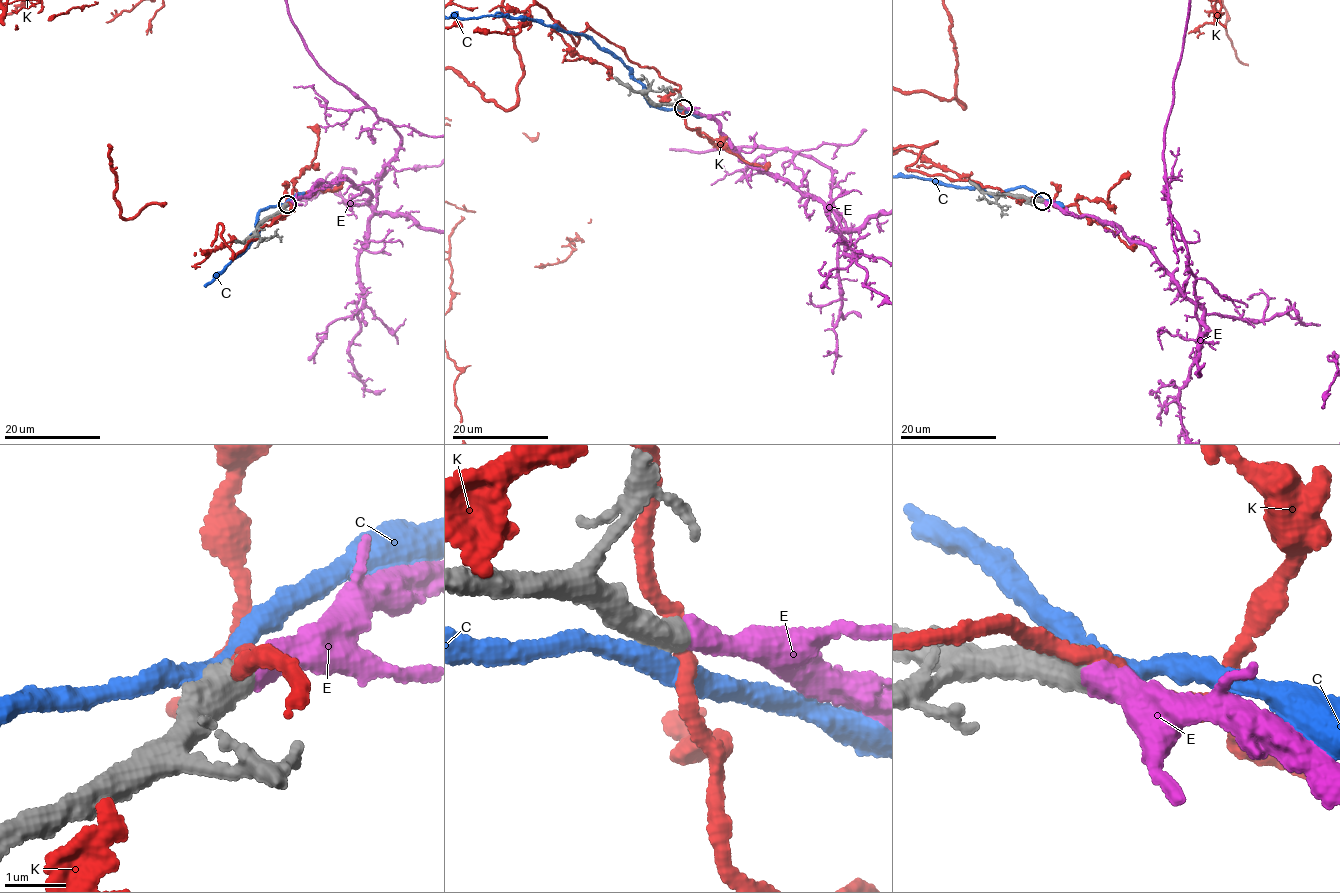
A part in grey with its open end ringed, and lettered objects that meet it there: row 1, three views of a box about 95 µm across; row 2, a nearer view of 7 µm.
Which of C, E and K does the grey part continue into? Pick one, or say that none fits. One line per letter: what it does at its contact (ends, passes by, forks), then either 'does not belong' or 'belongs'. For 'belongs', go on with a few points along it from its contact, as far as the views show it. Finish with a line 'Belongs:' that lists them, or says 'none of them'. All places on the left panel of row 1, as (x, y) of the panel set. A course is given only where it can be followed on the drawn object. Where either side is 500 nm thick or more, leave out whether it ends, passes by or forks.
C: does not belong
E: belongs
K: does not belong
Belongs: E

